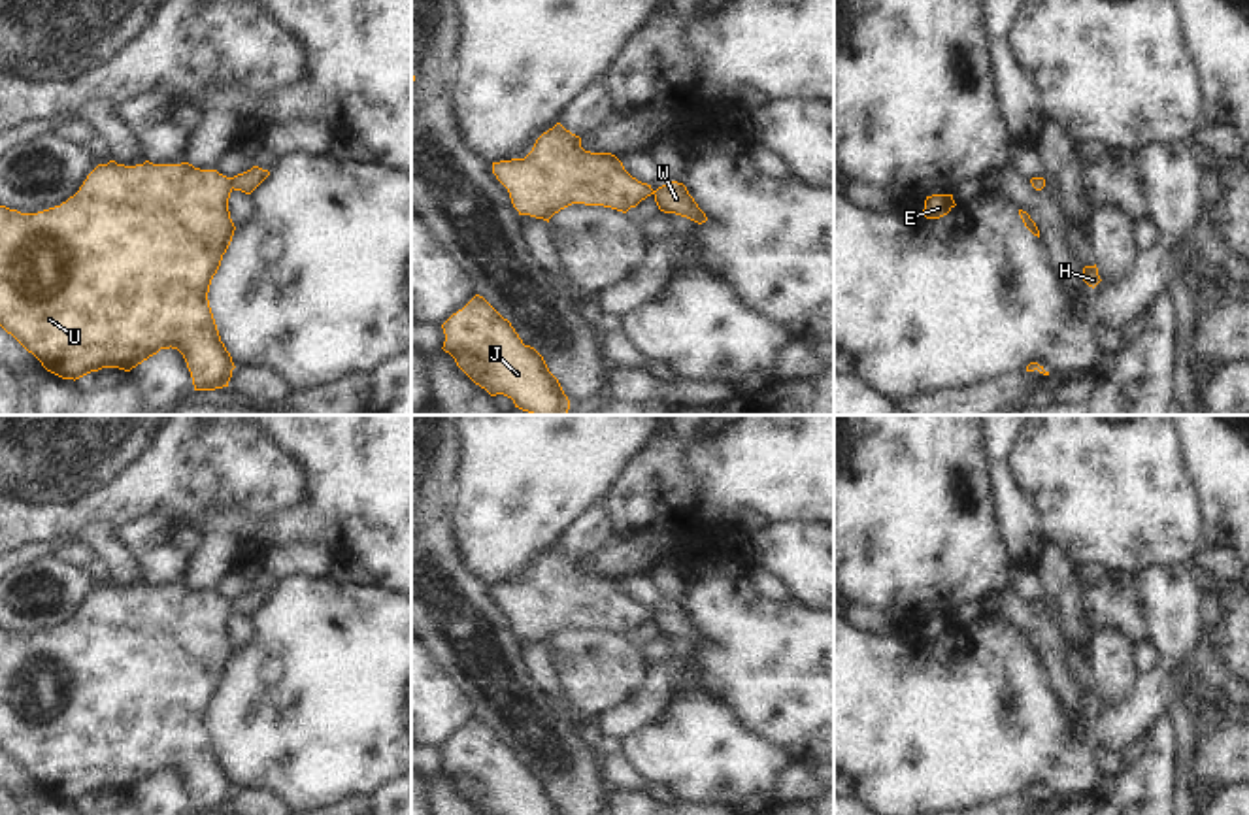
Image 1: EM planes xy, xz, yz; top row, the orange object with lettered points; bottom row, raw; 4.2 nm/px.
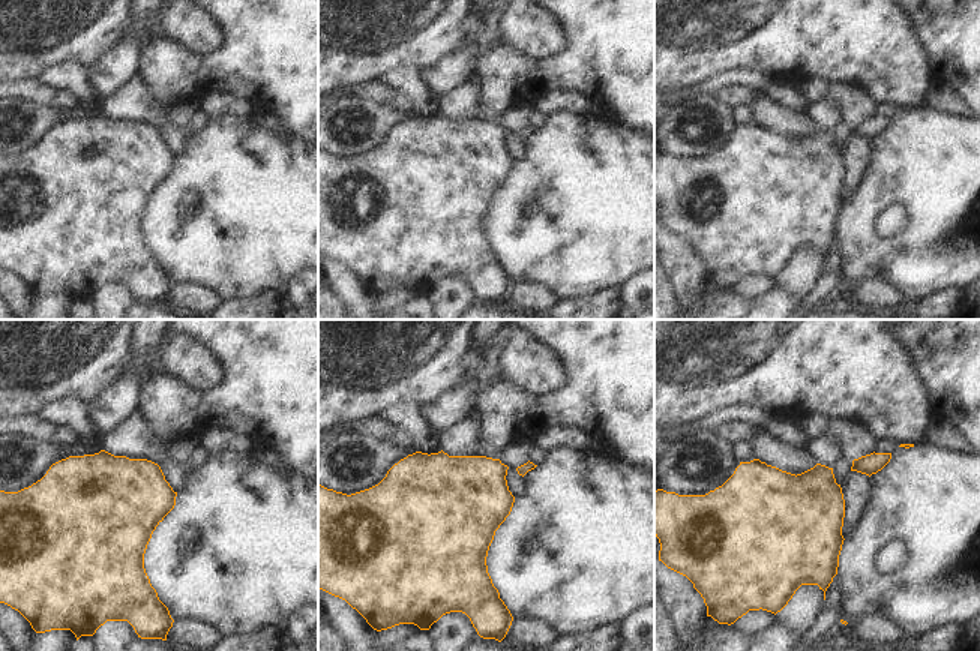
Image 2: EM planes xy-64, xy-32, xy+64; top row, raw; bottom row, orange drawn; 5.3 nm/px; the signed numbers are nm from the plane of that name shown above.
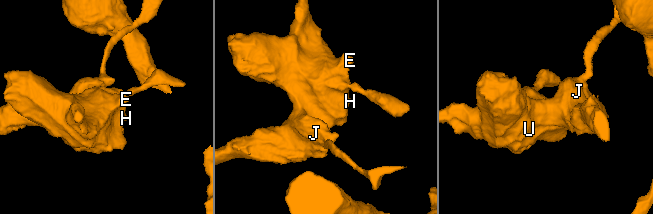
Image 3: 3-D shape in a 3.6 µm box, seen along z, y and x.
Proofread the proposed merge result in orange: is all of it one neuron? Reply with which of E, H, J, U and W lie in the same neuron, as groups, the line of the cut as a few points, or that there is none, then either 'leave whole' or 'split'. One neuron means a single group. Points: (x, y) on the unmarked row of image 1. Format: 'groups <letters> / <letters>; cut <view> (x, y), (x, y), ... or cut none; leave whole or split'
groups E H J U W; cut none; leave whole

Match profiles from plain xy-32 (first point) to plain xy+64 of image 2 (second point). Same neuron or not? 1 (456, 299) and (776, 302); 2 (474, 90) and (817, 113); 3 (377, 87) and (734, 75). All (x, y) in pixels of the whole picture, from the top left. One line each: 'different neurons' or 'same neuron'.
1: different neurons
2: different neurons
3: different neurons

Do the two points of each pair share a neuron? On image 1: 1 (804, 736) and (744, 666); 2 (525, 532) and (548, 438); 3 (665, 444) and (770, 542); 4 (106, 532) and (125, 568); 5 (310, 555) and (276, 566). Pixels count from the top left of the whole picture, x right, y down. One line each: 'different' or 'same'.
1: same
2: same
3: different
4: same
5: same

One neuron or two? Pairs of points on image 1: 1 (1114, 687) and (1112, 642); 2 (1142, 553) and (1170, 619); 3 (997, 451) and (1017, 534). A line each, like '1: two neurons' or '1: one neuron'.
1: one neuron
2: two neurons
3: one neuron

